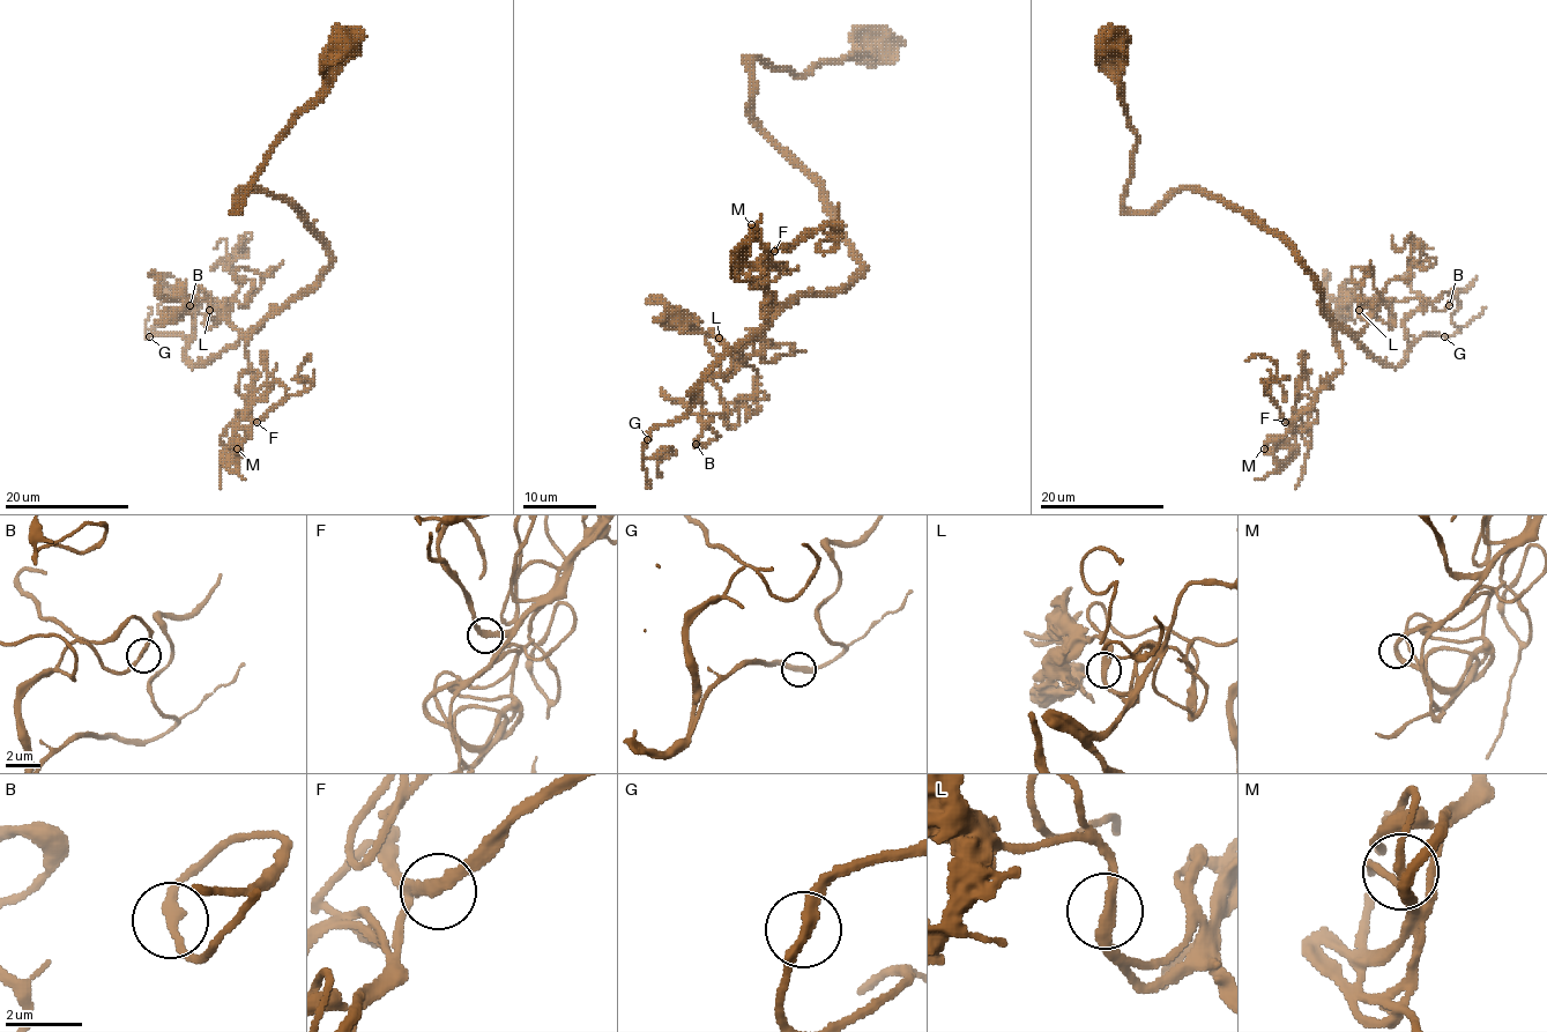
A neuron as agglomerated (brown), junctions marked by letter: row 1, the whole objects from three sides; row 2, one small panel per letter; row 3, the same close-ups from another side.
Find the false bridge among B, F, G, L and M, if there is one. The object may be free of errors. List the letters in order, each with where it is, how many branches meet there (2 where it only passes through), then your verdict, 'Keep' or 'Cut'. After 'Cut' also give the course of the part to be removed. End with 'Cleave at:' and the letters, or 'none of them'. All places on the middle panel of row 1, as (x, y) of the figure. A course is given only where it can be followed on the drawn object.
B: Place: (696, 444). Branches: 2. Keep
F: Place: (774, 251). Branches: 2. Keep
G: Place: (647, 439). Branches: 2. Keep
L: Place: (719, 338). Branches: 2. Keep
M: Place: (751, 224). Branches: 2. Keep
Cleave at: none of them

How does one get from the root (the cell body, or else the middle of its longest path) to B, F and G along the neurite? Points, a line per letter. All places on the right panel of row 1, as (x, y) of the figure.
B: (1110, 42), (1136, 135), (1127, 208), (1204, 190), (1254, 215), (1386, 364), (1425, 301), (1449, 305)
F: (1110, 42), (1136, 135), (1123, 206), (1220, 197), (1319, 284), (1341, 368), (1285, 422)
G: (1110, 42), (1136, 135), (1127, 208), (1204, 190), (1254, 215), (1386, 364), (1422, 335), (1444, 336)

